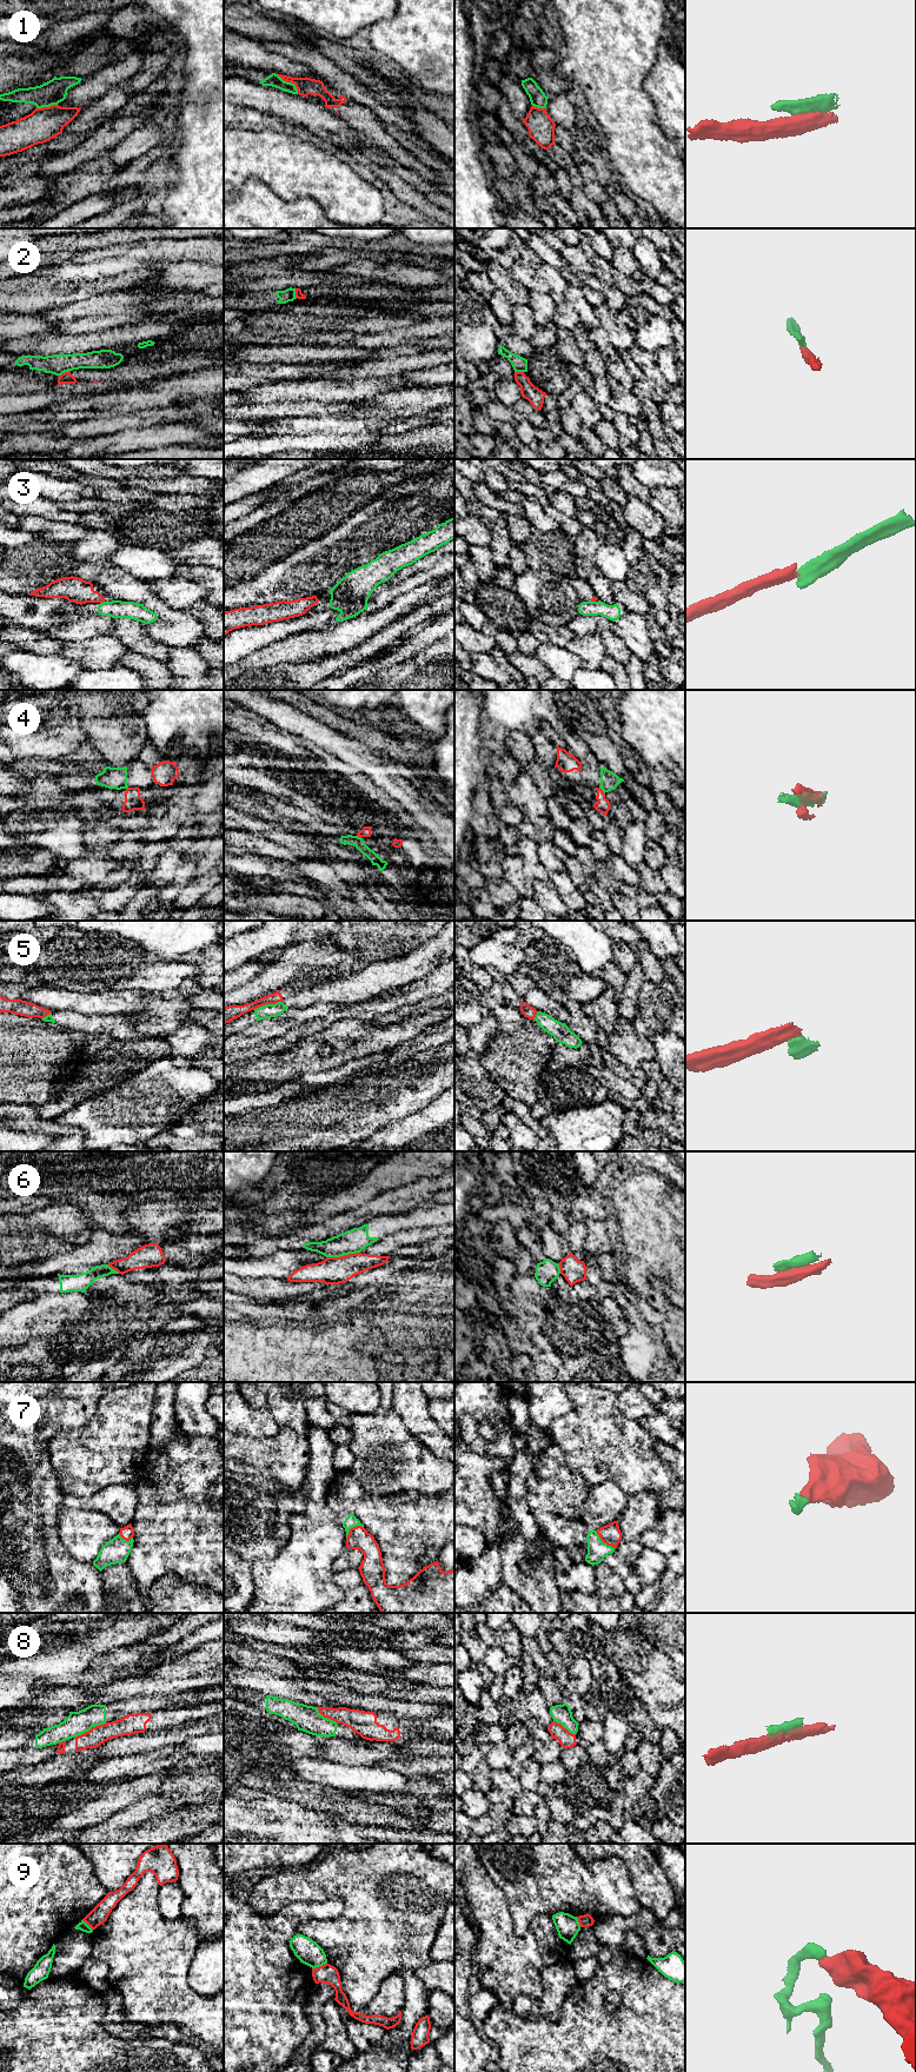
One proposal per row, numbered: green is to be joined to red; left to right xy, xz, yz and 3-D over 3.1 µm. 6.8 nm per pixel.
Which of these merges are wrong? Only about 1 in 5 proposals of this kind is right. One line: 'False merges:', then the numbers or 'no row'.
False merges: 1, 2, 3, 4, 5, 6, 8, 9

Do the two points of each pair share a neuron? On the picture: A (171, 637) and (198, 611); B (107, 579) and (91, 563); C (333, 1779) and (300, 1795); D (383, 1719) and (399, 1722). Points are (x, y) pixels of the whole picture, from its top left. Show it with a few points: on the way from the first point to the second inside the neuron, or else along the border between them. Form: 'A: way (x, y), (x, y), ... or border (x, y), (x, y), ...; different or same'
A: border (191, 611), (204, 625), (205, 637); different
B: border (114, 568), (103, 572), (91, 582); different
C: border (300, 1778), (345, 1792); different
D: way (386, 1722), (396, 1722); same

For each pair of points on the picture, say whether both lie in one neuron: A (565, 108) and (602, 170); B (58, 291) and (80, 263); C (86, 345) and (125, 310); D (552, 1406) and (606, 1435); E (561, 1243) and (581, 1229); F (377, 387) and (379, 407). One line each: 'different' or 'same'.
A: same
B: different
C: different
D: different
E: different
F: different

